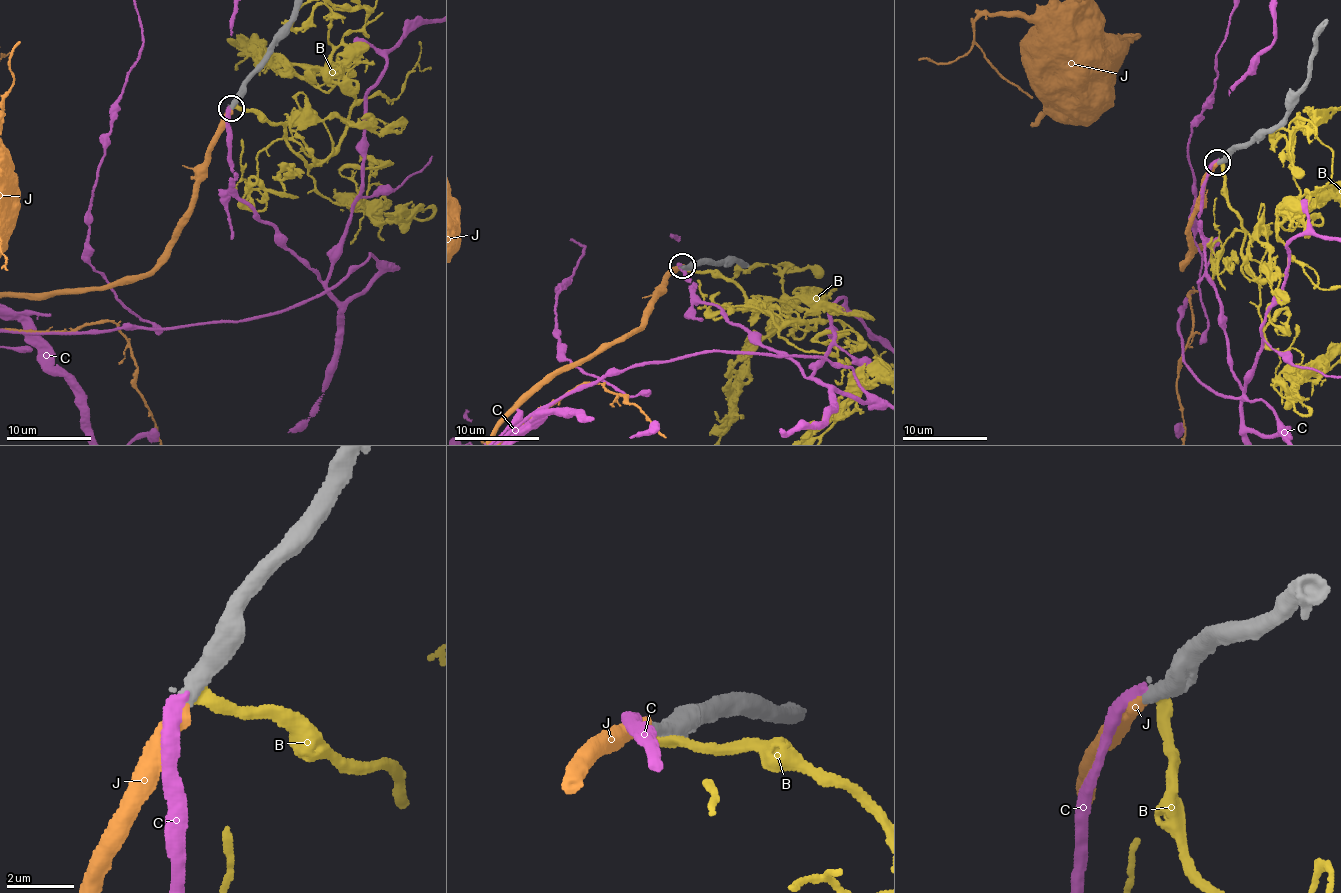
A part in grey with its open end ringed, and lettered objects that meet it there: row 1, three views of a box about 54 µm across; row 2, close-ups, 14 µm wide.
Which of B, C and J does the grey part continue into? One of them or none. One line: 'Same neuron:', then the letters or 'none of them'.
Same neuron: J

